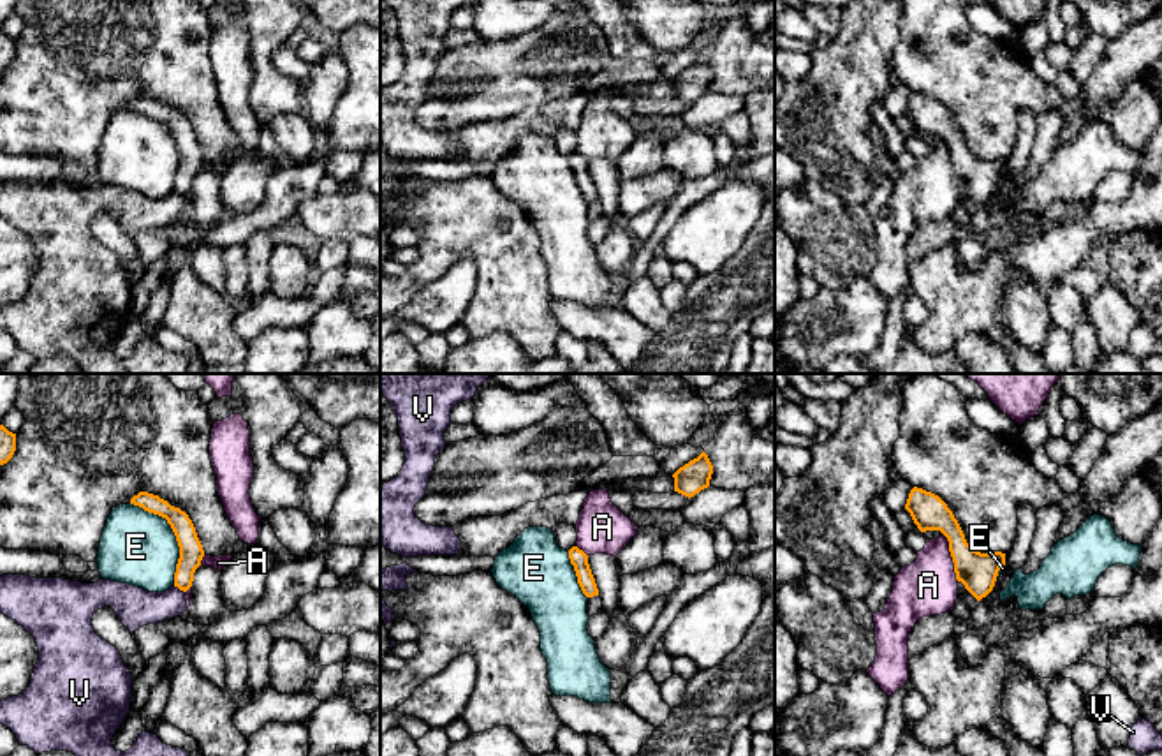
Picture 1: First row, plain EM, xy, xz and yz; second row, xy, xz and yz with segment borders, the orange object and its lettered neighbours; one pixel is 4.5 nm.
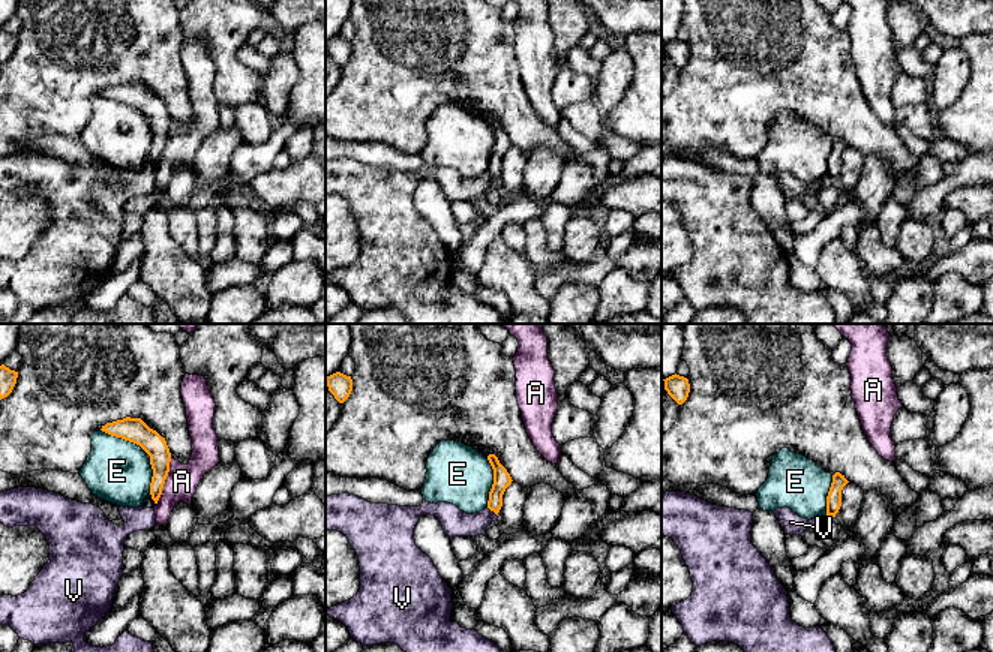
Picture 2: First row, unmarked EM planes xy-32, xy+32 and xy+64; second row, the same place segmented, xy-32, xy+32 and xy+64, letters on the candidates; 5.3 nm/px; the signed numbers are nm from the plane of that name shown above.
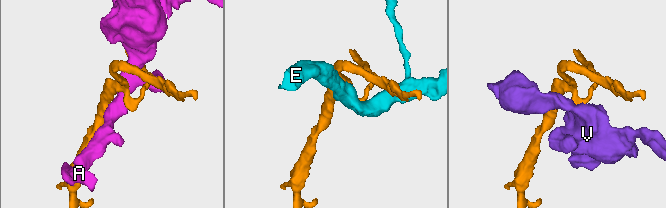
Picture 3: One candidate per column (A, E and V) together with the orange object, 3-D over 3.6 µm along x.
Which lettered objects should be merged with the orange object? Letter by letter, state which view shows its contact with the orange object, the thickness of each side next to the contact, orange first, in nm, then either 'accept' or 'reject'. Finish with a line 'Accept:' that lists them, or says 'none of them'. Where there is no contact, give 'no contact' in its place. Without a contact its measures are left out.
A: meets orange in yz; 180 nm thick on the orange side, 260 nm on the other; reject
E: meets orange in xy; 110 nm thick on the orange side, 340 nm on the other; reject
V: meets orange in xy; 110 nm thick on the orange side, 180 nm on the other; reject
Accept: none of them

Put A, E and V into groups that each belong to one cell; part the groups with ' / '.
A / E / V

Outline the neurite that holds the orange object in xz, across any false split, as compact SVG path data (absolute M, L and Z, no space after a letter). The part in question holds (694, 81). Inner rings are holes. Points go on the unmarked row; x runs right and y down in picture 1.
M702 56L697 63L690 65L673 79L674 97L690 104L710 92L711 79L713 70Z

